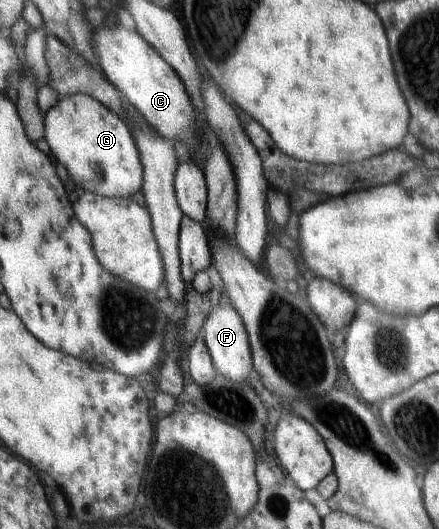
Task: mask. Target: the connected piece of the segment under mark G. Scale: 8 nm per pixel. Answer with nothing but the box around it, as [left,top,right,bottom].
[45,93,143,199]

